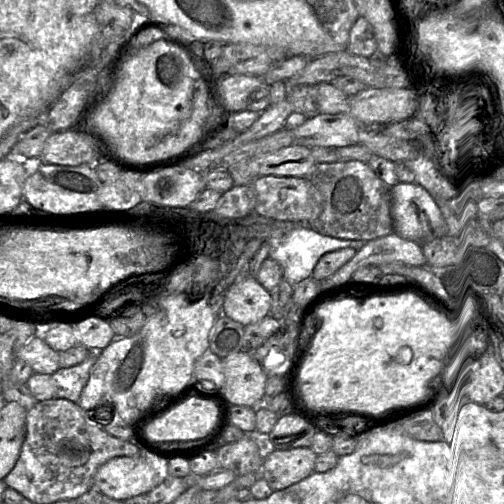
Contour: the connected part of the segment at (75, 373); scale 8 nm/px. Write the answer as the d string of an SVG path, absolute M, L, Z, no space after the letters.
M91 352L82 363L69 368L60 368L52 374L52 379L56 383L57 399L67 399L77 403L97 360L98 353Z

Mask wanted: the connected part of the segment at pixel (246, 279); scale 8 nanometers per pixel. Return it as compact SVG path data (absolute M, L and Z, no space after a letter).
M242 276L226 292L223 314L244 326L270 314L271 293L253 276Z

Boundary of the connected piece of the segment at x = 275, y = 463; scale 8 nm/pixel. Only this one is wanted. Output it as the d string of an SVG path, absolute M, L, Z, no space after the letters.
M310 447L276 448L264 460L261 477L273 490L282 490L308 477L316 456Z

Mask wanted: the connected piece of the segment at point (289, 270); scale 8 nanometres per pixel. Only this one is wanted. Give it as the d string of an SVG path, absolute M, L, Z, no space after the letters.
M307 225L287 227L283 233L280 233L280 238L270 238L266 242L270 244L269 258L280 264L283 277L293 286L311 277L319 259L325 254L342 248L353 248L359 251L366 244L361 240L338 239L322 235Z

